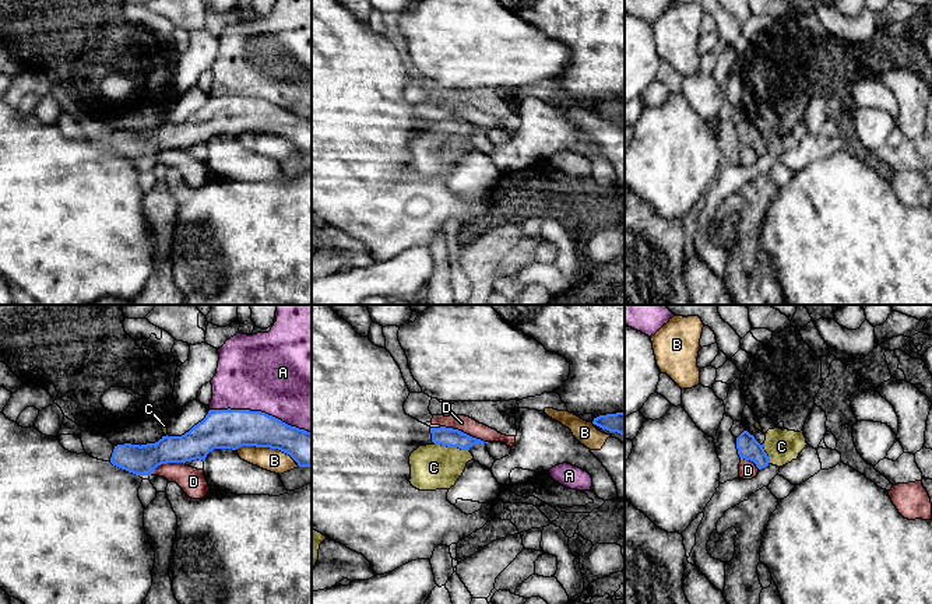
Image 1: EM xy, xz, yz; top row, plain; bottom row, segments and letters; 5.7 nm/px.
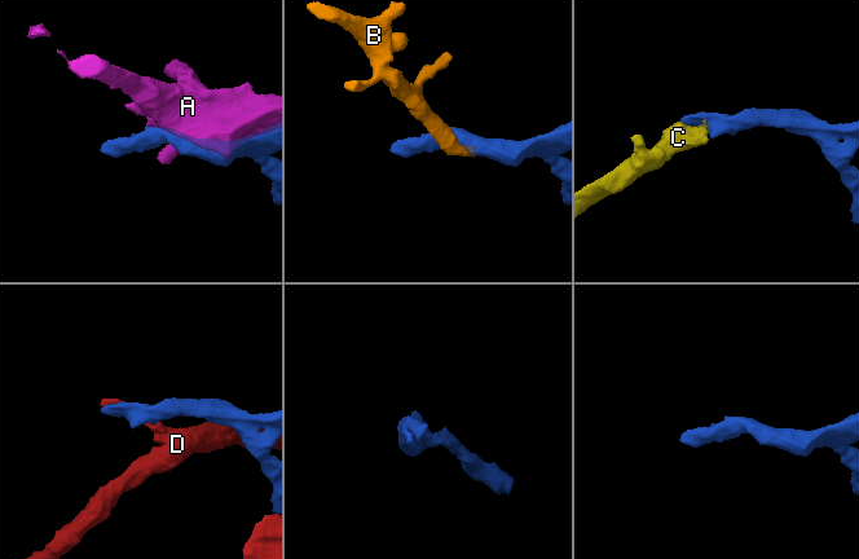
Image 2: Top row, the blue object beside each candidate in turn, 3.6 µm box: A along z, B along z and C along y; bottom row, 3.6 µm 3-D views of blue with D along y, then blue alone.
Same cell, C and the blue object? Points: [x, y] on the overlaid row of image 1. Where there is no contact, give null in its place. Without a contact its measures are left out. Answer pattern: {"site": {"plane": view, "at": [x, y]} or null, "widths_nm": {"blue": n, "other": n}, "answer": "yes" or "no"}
{"site": {"plane": "xz", "at": [452, 446]}, "widths_nm": {"blue": 110, "other": 260}, "answer": "yes"}

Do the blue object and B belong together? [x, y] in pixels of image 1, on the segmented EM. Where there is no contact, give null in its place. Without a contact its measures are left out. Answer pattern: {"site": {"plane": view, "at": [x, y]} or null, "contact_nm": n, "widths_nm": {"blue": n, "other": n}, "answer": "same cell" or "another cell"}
{"site": {"plane": "xy", "at": [266, 446]}, "contact_nm": 360, "widths_nm": {"blue": 220, "other": 140}, "answer": "another cell"}

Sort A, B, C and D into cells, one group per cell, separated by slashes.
A / B / C / D

